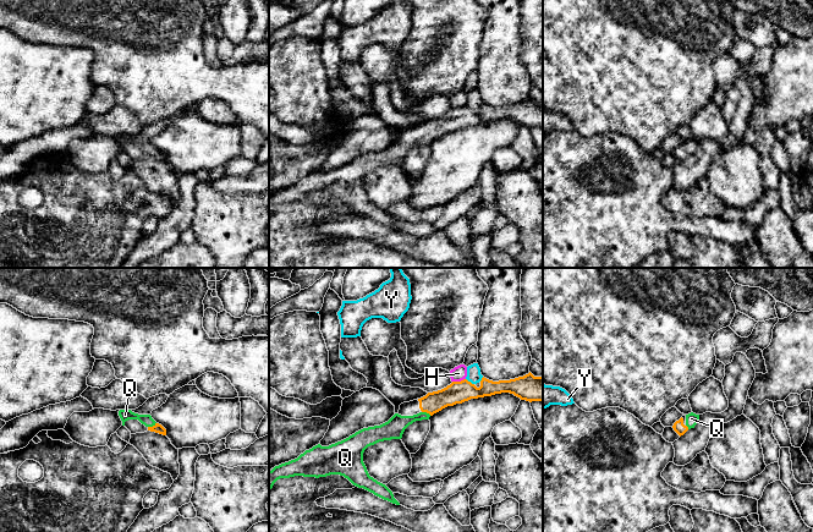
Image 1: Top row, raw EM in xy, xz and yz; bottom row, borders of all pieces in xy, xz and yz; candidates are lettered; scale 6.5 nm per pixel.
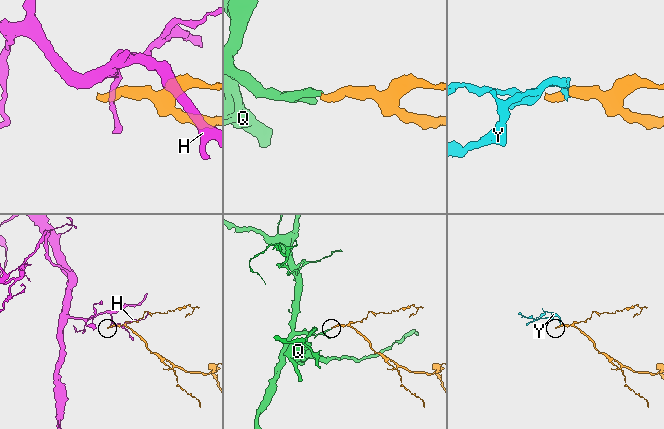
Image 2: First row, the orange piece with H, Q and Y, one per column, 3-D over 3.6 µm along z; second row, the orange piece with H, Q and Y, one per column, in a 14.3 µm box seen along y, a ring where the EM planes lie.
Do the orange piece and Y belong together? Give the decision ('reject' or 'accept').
reject

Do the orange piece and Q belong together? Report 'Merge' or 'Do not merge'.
Merge

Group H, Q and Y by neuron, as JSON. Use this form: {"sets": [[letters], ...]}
{"sets": [["H"], ["Q"], ["Y"]]}

